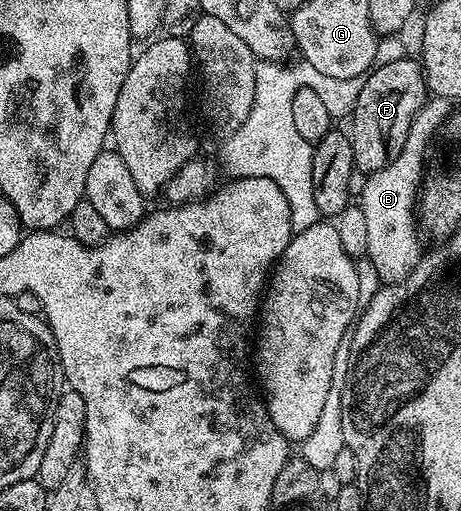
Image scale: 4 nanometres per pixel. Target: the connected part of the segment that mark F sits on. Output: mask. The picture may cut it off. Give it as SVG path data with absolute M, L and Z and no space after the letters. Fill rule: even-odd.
M403 56L389 65L381 65L362 80L361 90L351 114L353 164L358 174L368 175L387 167L393 155L403 151L403 143L407 143L407 131L411 131L415 115L425 105L425 70L416 60L409 60L408 56Z

